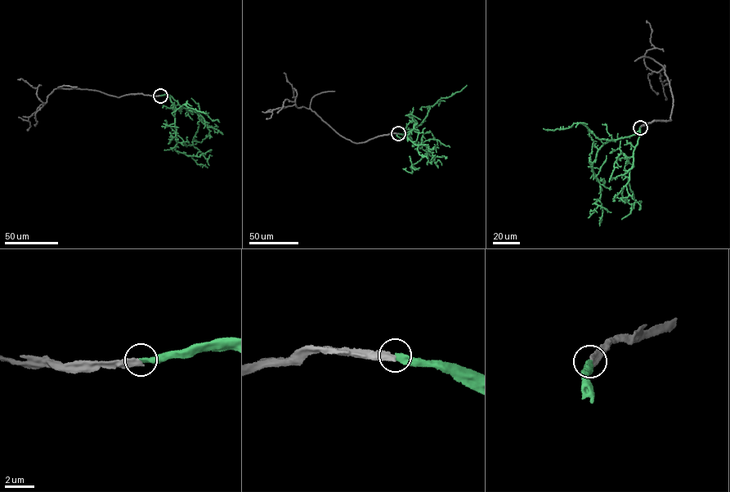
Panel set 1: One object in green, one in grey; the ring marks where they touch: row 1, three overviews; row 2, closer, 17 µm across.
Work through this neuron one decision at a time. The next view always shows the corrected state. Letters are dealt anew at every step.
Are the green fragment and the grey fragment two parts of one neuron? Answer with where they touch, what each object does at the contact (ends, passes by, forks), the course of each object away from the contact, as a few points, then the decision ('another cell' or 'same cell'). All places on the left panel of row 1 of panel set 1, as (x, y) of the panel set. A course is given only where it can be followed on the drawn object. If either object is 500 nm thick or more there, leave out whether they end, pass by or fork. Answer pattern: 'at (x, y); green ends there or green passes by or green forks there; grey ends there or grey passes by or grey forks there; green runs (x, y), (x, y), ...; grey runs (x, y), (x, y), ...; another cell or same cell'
at (160, 96); green ends there; grey ends there; green runs (160, 96), (168, 95), (174, 105), (175, 150), (187, 155), (203, 154), (208, 162), (212, 155); grey runs (160, 96), (134, 93), (119, 97), (94, 90), (57, 88), (44, 105), (38, 96), (37, 88), (18, 79); same cell

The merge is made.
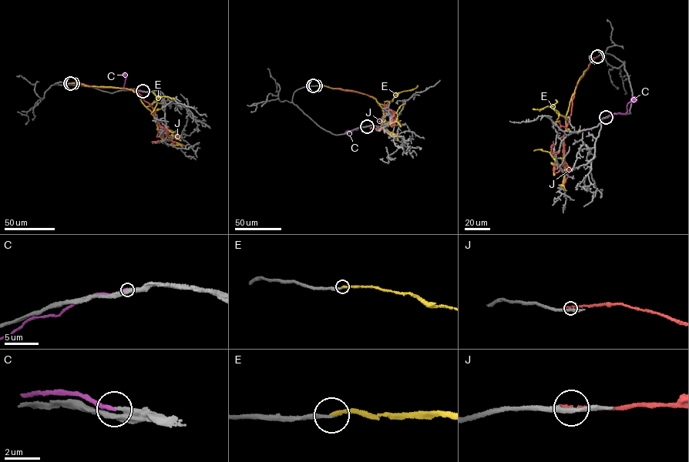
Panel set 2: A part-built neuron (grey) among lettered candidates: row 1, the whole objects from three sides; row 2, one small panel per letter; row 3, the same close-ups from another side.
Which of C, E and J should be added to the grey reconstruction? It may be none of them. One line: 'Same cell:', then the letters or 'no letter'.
Same cell: C

